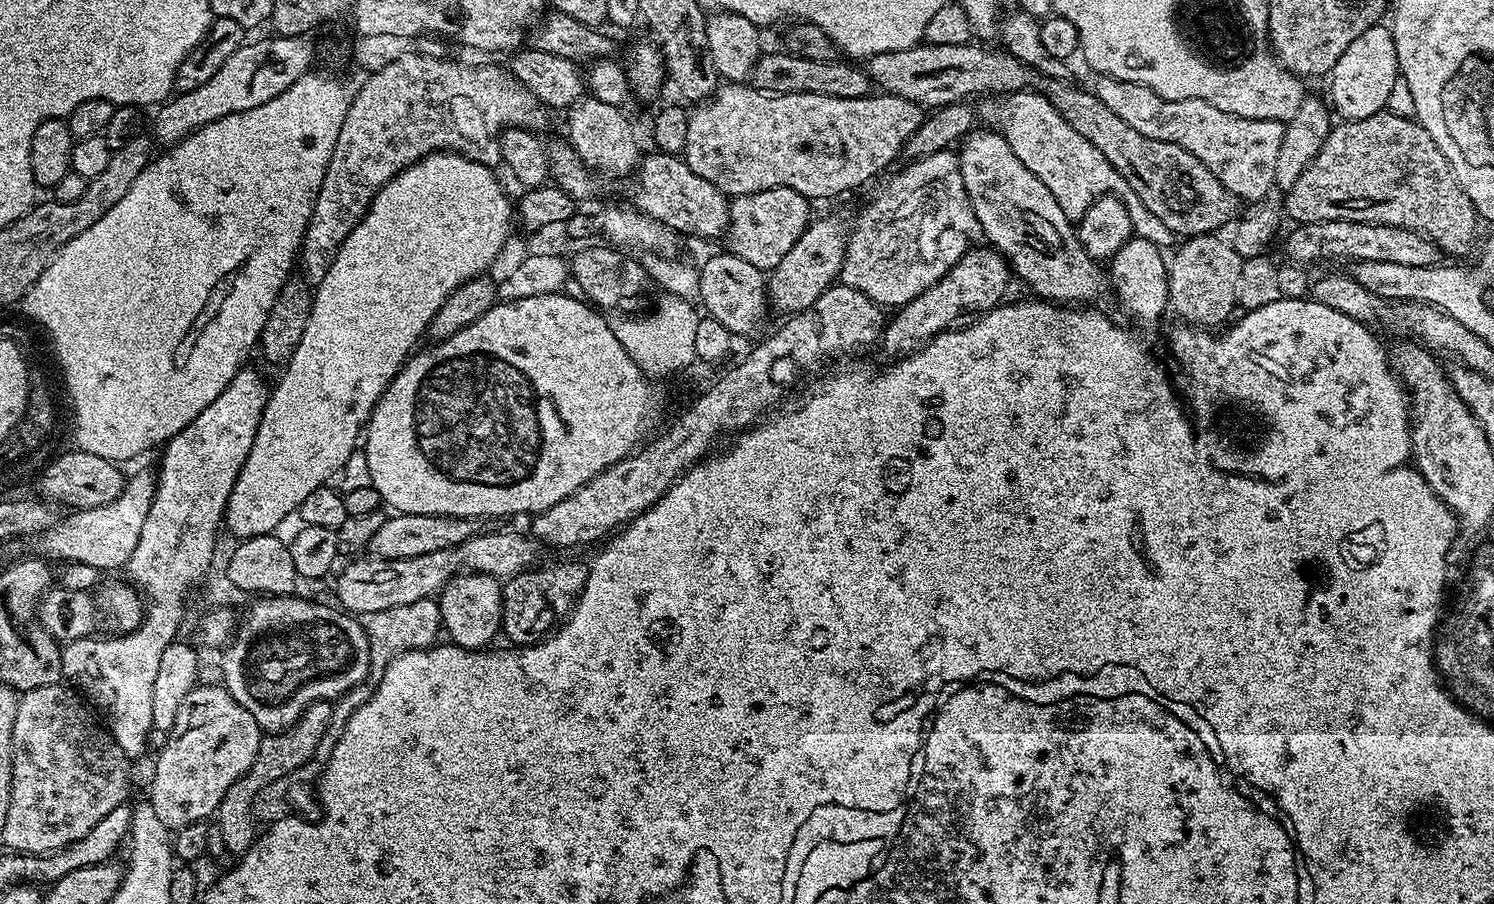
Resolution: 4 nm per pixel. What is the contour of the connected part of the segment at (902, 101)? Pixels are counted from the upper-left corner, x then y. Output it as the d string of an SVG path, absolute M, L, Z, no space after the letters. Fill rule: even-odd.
M724 82L707 100L691 109L682 158L690 166L690 170L694 170L694 174L699 174L701 178L706 178L706 182L718 186L718 190L722 190L724 195L729 198L742 194L754 194L758 190L793 188L798 194L807 196L809 201L816 202L816 200L828 200L831 196L840 196L843 192L848 192L851 188L860 188L867 180L874 179L887 164L895 162L896 156L898 160L904 151L904 144L912 137L914 130L918 130L918 126L924 123L925 119L925 109L920 105L910 102L906 98L887 94L869 94L862 98L834 98L826 94L806 94L805 92L774 96L770 92L761 92L760 89L753 88L744 82Z

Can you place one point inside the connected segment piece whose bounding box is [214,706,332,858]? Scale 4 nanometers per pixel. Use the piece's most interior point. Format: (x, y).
(280, 753)

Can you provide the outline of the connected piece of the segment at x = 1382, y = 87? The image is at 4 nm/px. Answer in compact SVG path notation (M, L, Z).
M1373 22L1358 34L1358 38L1354 38L1354 42L1350 42L1350 46L1346 46L1346 50L1342 50L1342 58L1338 58L1330 73L1327 99L1331 111L1335 115L1337 112L1341 121L1368 118L1388 107L1390 90L1400 76L1400 67L1392 29L1387 23L1380 23Z

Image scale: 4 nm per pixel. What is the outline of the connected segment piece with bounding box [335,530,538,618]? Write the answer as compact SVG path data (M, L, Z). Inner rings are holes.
M485 530L479 536L471 536L453 548L434 550L434 554L418 554L418 558L405 560L378 560L356 558L340 572L336 580L336 600L343 611L364 618L378 610L390 610L390 606L406 606L443 593L444 588L462 572L485 572L493 578L516 576L537 563L538 544L531 535L520 532L491 532Z

